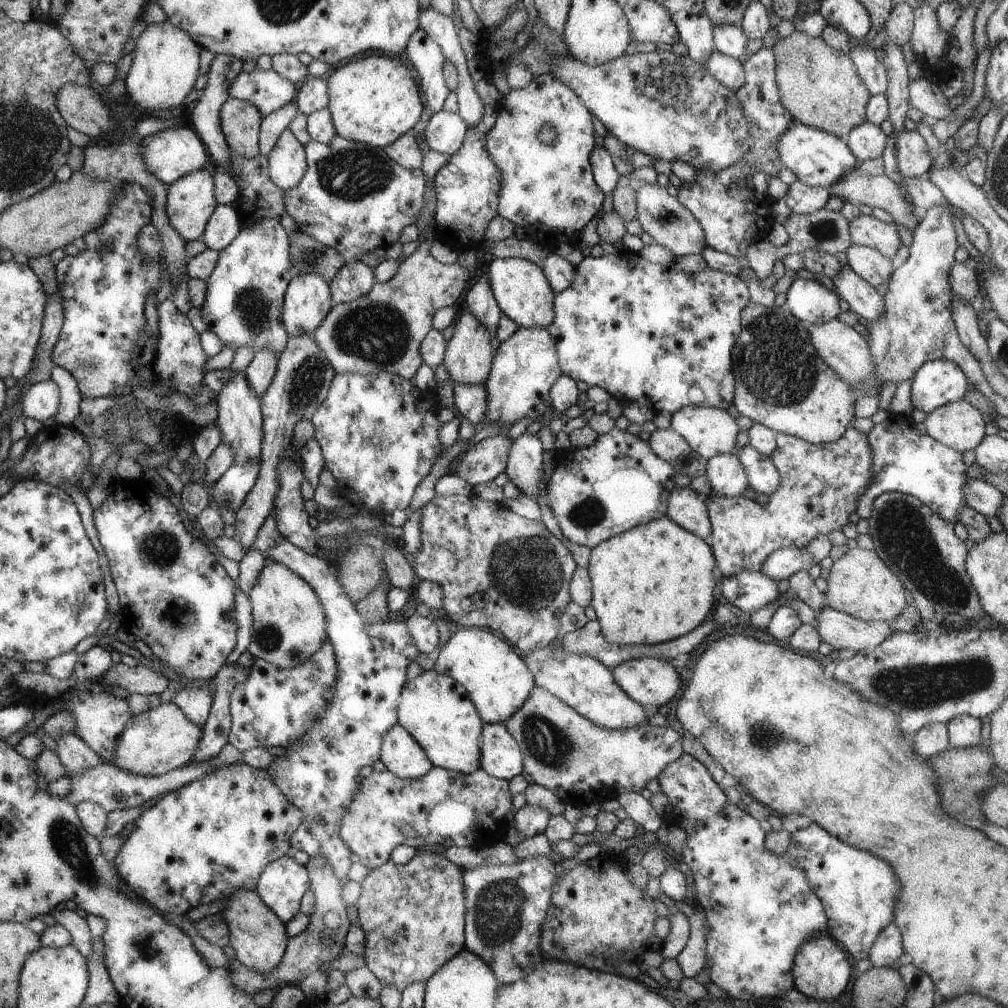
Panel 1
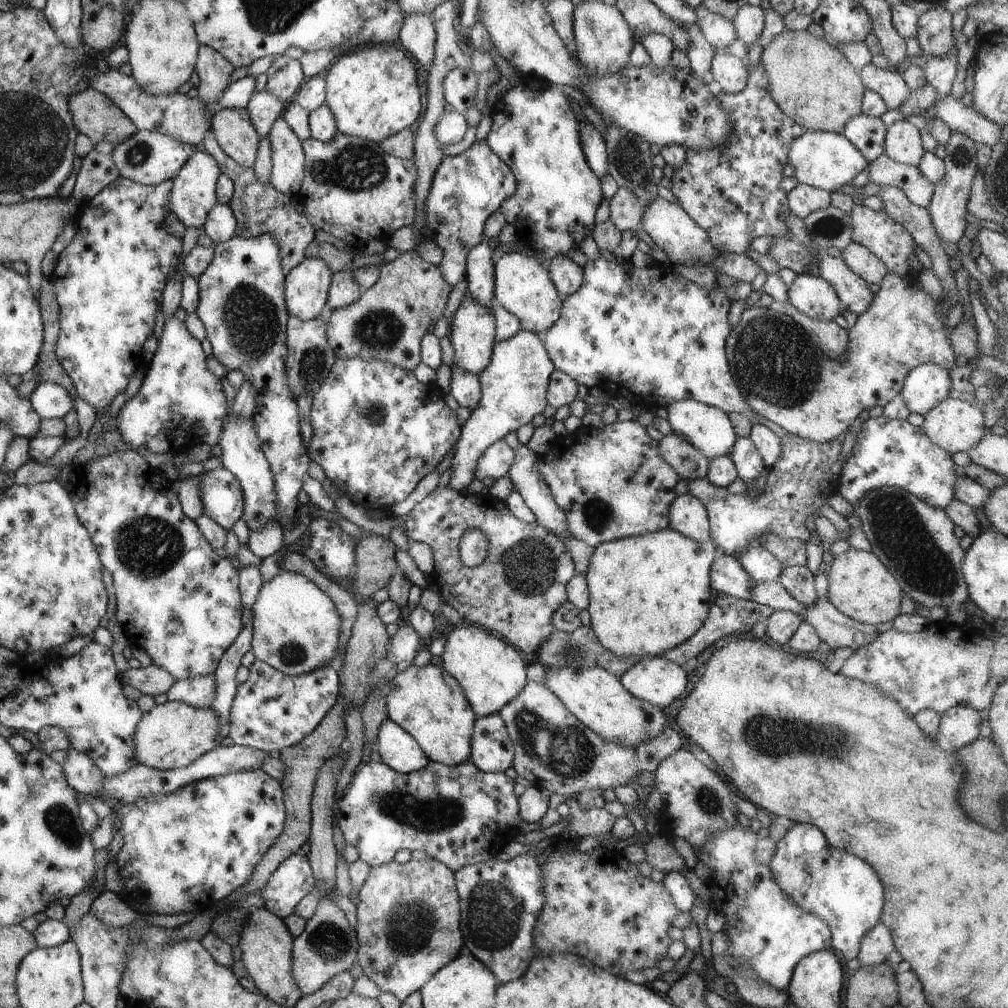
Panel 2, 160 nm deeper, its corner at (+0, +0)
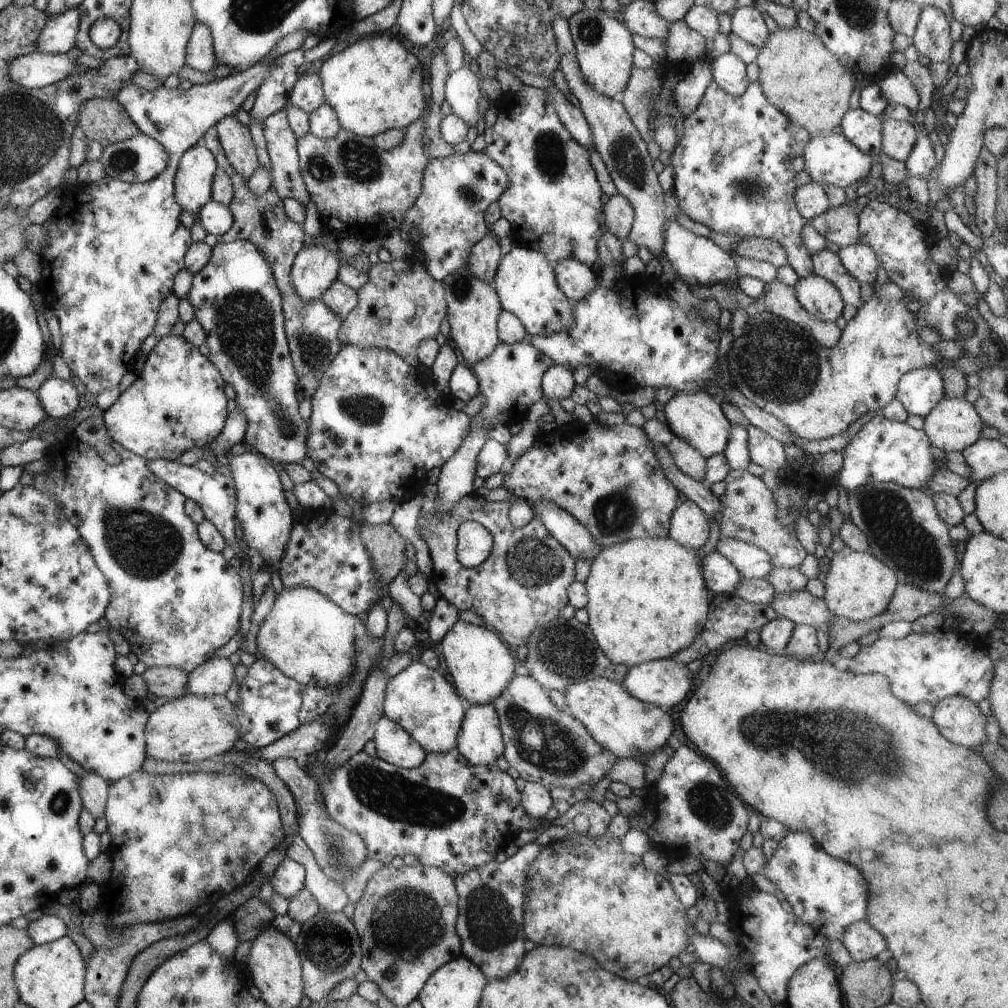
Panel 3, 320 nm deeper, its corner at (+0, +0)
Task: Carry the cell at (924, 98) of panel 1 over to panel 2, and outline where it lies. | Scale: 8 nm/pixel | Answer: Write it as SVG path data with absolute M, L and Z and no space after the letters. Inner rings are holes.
M951 94L937 98L936 117L943 120L951 132L961 132L975 143L992 148L1002 138L1002 123L987 119L976 109L954 98Z

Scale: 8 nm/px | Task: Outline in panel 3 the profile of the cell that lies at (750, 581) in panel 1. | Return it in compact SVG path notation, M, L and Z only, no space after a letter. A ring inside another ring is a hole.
M718 551L703 557L701 571L707 588L716 594L732 595L739 582L744 579L730 560Z

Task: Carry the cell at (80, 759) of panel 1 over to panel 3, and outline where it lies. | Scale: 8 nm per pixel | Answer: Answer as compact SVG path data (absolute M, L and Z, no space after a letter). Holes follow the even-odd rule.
M86 771L84 776L78 778L84 808L95 820L98 820L105 813L105 804L110 783L92 771Z

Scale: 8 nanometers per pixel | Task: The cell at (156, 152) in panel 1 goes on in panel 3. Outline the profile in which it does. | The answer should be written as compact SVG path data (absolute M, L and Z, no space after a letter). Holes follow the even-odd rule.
M144 133L103 147L99 158L106 175L130 184L156 179L168 166L168 160L168 150Z

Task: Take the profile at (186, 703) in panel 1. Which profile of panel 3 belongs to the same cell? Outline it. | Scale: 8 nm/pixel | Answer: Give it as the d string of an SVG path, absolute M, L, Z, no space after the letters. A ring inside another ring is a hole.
M215 656L189 672L188 692L195 695L224 695L232 686L234 668L230 658Z

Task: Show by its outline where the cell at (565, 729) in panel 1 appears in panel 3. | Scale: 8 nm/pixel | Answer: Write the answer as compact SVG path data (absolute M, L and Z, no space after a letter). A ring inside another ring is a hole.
M516 675L501 695L491 702L499 716L505 746L504 758L524 780L541 784L547 789L553 786L575 789L580 785L590 785L592 788L599 780L608 778L610 769L618 762L618 758L613 752L602 748L590 736L586 727L568 711L559 710L550 701L549 693L549 690L530 675Z

